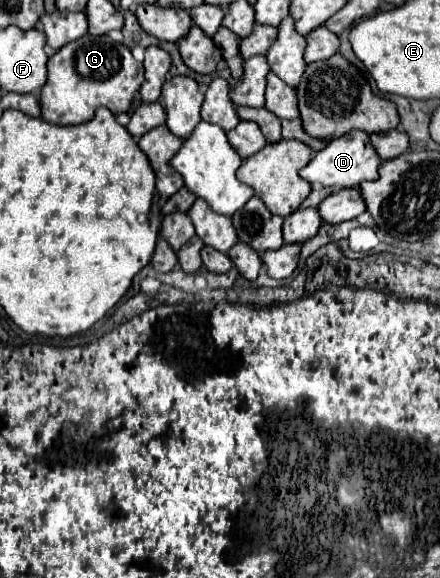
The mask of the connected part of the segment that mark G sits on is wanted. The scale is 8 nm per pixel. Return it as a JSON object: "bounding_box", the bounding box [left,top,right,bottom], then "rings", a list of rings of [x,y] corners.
{"bounding_box":[41,34,143,124],"rings":[[[85,34],[77,38],[75,42],[69,42],[61,50],[57,50],[49,62],[47,62],[47,84],[41,90],[41,108],[43,118],[51,124],[81,124],[87,122],[99,106],[109,108],[113,114],[129,110],[133,96],[139,92],[139,86],[143,84],[143,64],[137,62],[131,54],[131,50],[123,44],[115,44],[109,36],[91,36]]]}

